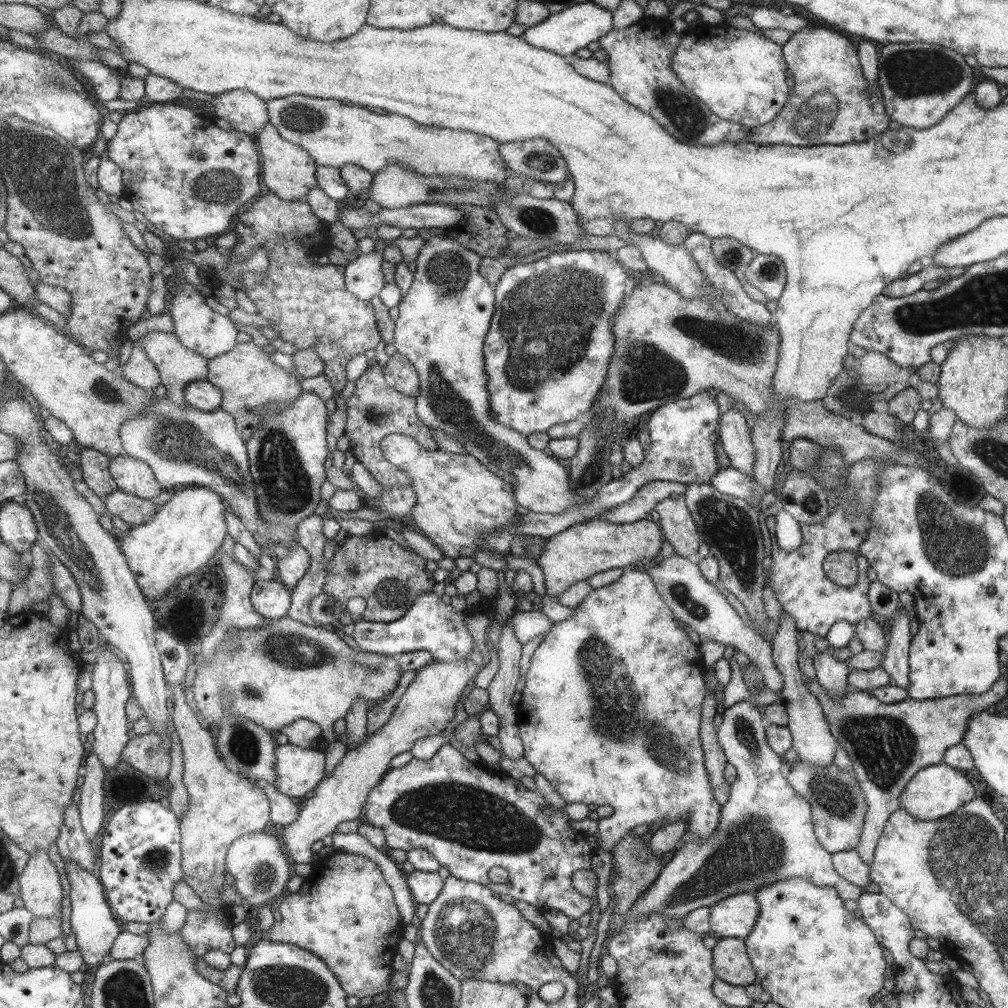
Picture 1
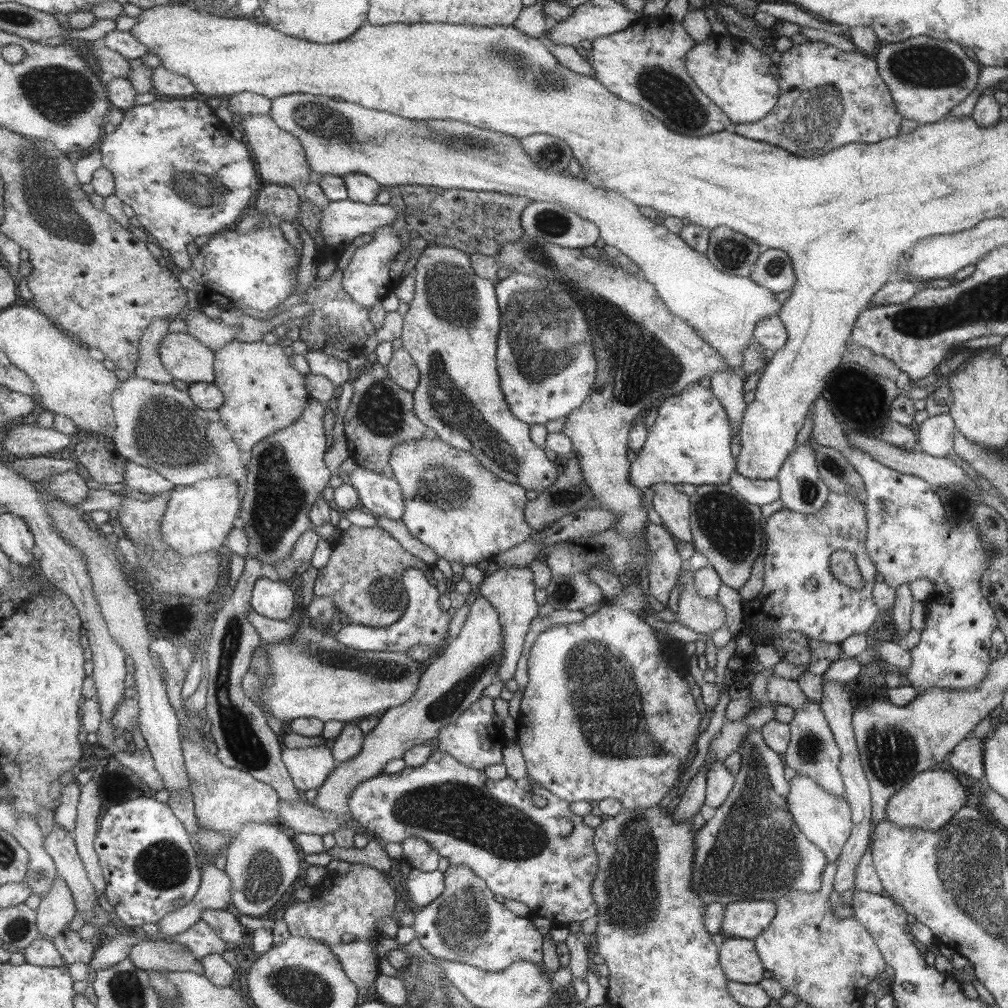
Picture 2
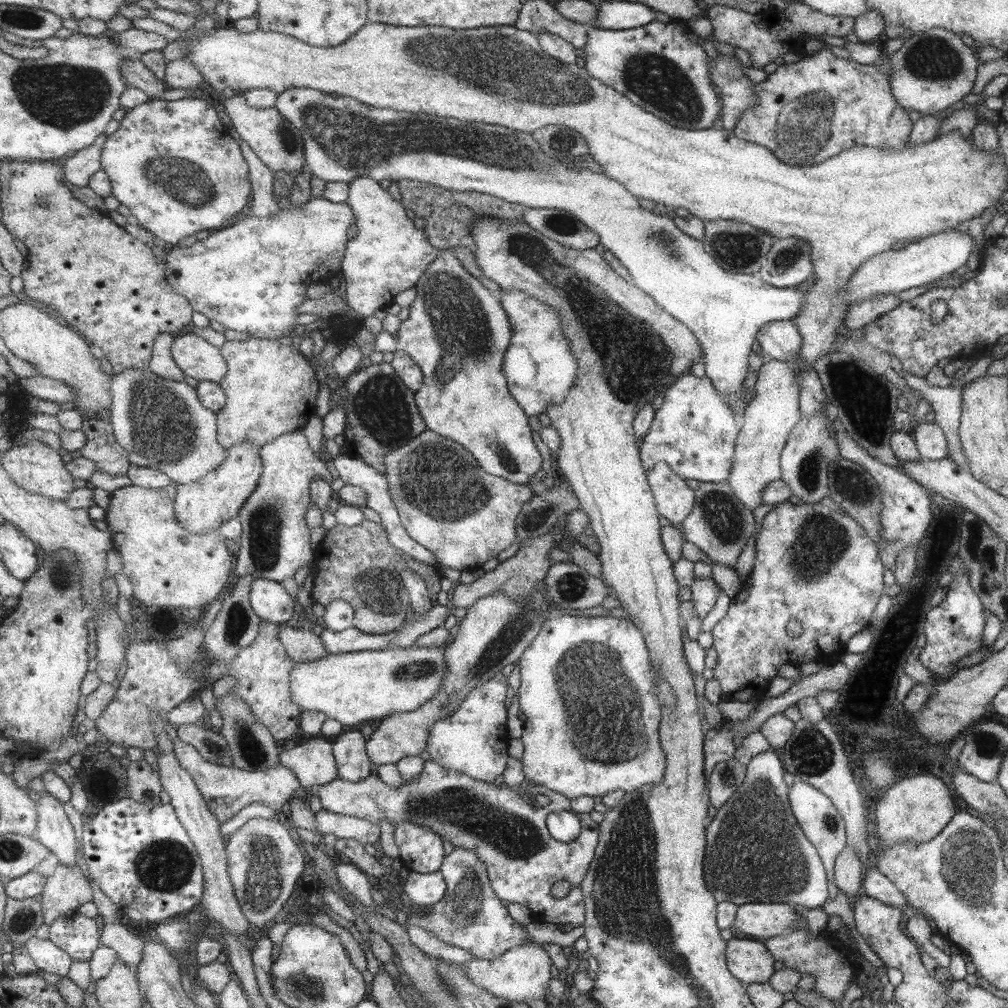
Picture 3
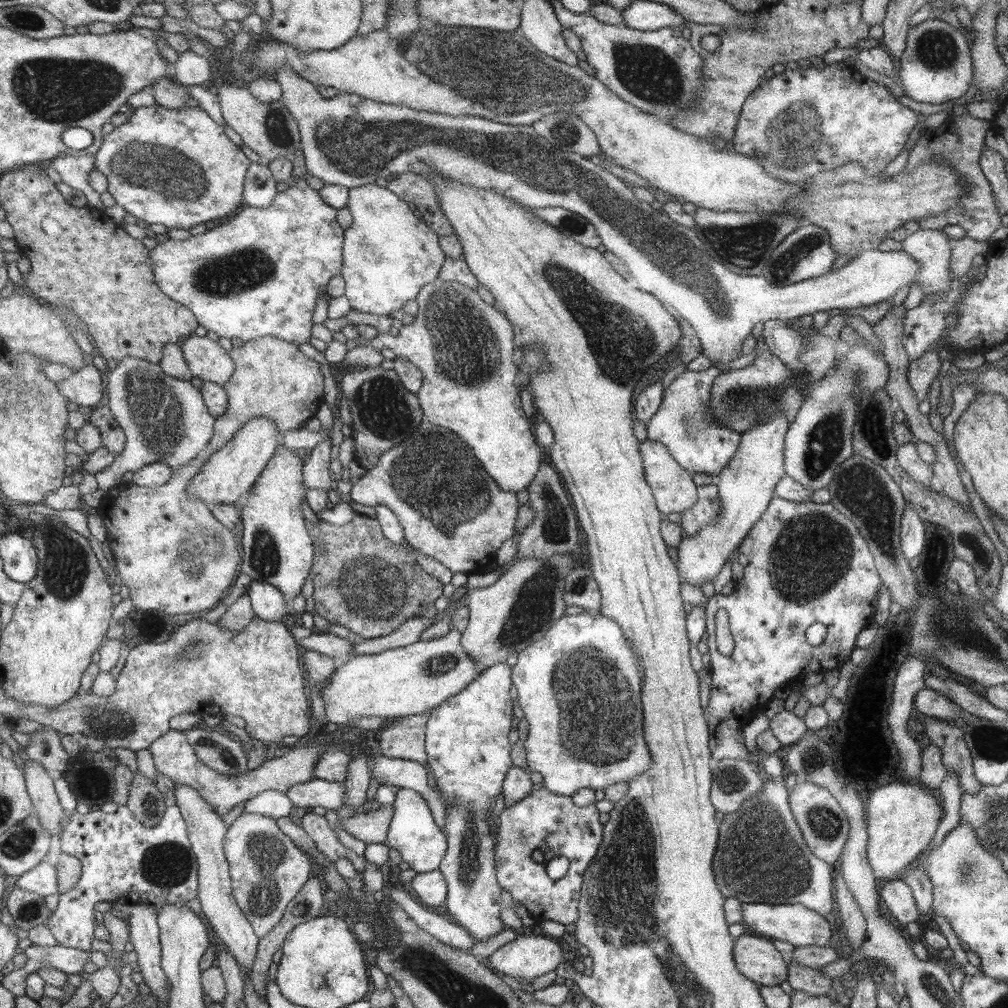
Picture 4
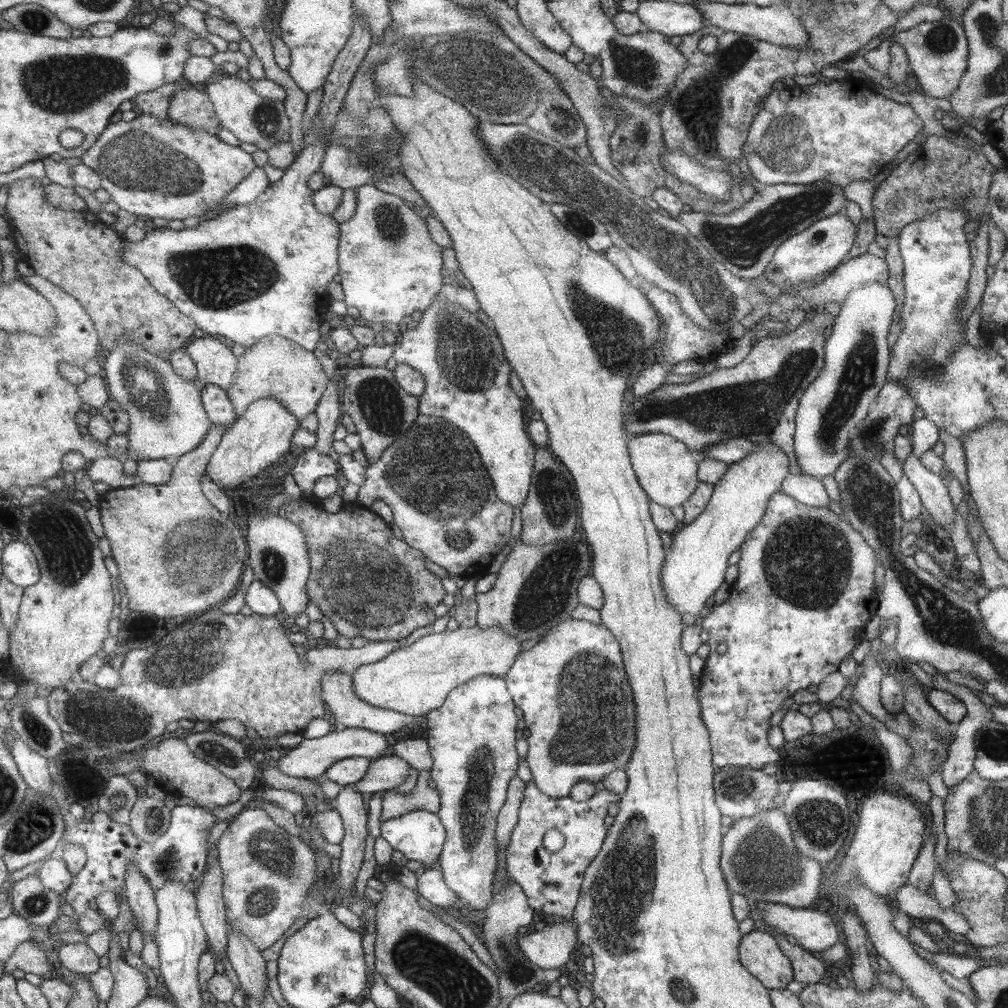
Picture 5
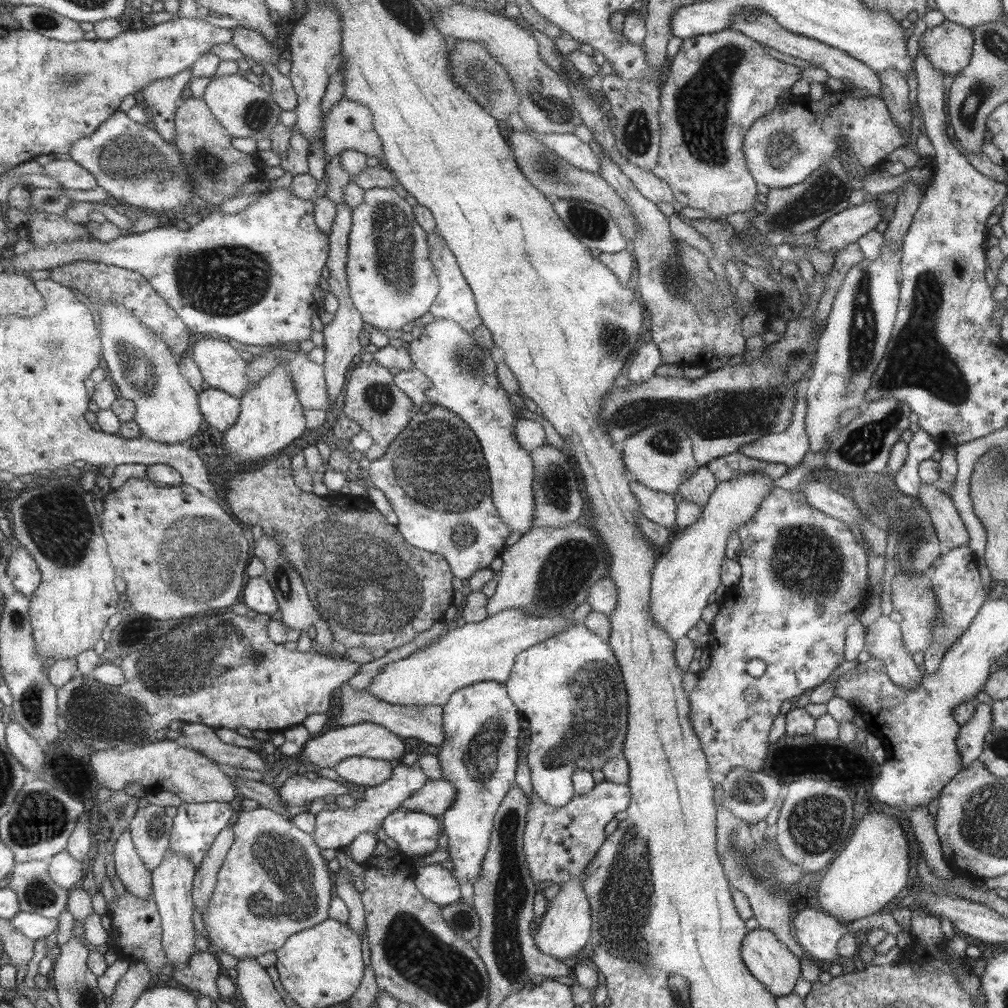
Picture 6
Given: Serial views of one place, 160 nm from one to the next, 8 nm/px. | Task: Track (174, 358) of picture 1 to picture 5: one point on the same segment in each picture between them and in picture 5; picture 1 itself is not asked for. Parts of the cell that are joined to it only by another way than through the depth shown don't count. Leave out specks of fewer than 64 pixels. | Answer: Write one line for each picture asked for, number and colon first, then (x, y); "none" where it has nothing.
2: (188, 359)
3: (199, 359)
4: (208, 361)
5: (216, 363)

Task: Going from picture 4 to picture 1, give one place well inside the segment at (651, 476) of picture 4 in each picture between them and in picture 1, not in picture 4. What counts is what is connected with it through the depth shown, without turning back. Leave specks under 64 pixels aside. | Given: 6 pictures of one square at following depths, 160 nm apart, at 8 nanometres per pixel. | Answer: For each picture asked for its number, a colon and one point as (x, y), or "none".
1: (676, 524)
2: (673, 507)
3: (674, 498)

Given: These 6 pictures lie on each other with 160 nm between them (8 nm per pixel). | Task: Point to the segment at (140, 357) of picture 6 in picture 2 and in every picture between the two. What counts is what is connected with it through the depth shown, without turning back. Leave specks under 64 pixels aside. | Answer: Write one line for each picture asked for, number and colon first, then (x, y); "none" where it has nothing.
2: (160, 427)
3: (163, 424)
4: (165, 419)
5: (168, 418)

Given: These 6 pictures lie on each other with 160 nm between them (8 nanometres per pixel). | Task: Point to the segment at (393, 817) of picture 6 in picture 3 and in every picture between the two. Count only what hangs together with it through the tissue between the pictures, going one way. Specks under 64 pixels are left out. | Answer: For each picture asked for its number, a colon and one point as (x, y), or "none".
3: (421, 850)
4: (414, 833)
5: (420, 835)

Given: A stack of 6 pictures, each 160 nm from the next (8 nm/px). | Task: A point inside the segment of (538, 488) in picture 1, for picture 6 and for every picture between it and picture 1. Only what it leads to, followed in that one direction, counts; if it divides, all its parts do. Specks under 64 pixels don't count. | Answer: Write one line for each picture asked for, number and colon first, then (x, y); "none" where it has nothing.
2: (451, 331)
3: (458, 334)
4: (465, 348)
5: (467, 378)
6: (463, 372)

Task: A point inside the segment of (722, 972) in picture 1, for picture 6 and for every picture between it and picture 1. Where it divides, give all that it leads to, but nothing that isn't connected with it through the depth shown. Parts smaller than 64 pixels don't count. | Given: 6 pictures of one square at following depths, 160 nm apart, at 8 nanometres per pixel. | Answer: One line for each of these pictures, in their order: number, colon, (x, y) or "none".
2: (739, 959)
3: (750, 962)
4: (756, 959)
5: (759, 954)
6: (773, 964)

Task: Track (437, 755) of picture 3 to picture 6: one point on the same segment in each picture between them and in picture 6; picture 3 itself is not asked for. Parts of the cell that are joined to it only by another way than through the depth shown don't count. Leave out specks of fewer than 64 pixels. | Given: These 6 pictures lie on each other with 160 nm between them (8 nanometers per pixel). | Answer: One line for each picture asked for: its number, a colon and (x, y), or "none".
4: (466, 738)
5: (471, 737)
6: (478, 757)

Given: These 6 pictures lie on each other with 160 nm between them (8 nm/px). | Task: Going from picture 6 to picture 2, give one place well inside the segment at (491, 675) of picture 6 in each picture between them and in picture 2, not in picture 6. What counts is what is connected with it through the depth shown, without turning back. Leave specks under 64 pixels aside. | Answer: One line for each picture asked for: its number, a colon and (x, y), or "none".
2: (314, 674)
3: (352, 687)
4: (415, 679)
5: (415, 679)

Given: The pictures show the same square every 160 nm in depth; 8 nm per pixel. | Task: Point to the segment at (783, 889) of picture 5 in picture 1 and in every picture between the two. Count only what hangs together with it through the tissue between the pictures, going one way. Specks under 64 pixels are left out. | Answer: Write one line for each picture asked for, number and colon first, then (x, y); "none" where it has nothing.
1: (765, 833)
2: (751, 849)
3: (756, 852)
4: (761, 857)

